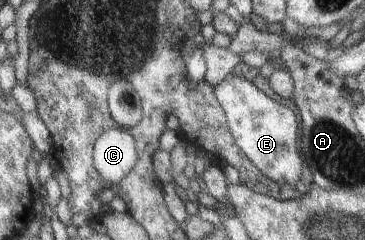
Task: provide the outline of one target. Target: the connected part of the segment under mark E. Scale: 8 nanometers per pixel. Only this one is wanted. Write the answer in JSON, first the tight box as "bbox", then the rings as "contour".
{"bbox":[213,72,302,187],"contour":[[[230,72],[213,86],[213,94],[226,119],[226,127],[246,159],[270,181],[295,187],[302,173],[298,116],[288,106],[267,97],[250,81]]]}

